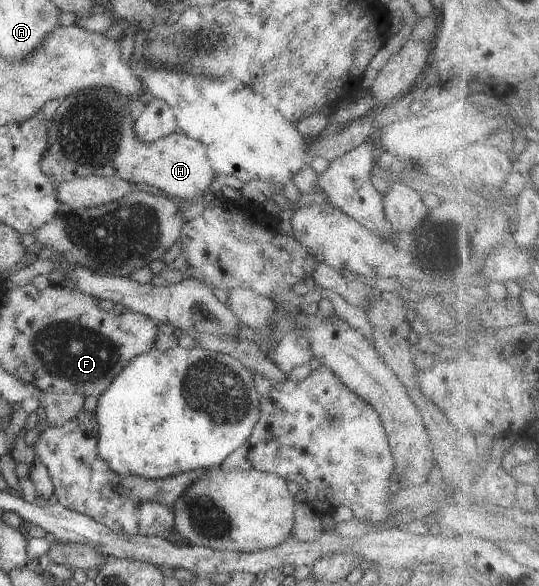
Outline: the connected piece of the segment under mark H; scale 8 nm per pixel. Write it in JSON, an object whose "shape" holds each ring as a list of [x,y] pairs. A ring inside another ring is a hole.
{"shape":[[[110,87],[85,88],[60,100],[52,120],[47,121],[48,146],[42,155],[42,172],[55,185],[59,185],[62,181],[71,181],[90,175],[118,177],[142,187],[151,187],[166,192],[168,196],[177,196],[186,200],[194,200],[194,202],[202,201],[202,192],[208,190],[216,177],[205,146],[182,132],[170,133],[164,138],[149,143],[141,141],[135,130],[130,128],[132,116],[126,112],[122,114],[122,108],[124,108],[122,104],[124,100]],[[110,122],[120,122],[118,128],[114,130],[116,134],[110,134]]]}

